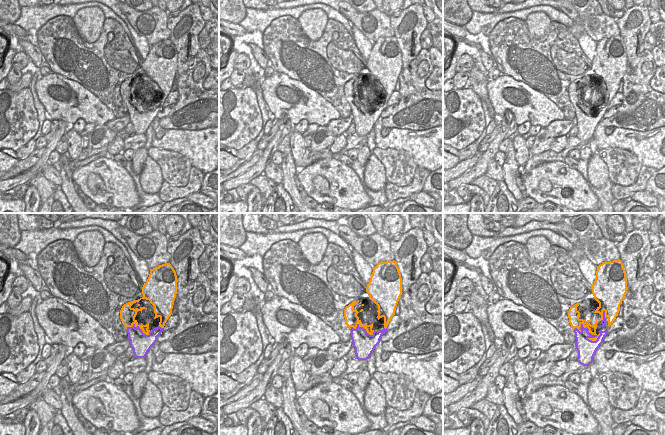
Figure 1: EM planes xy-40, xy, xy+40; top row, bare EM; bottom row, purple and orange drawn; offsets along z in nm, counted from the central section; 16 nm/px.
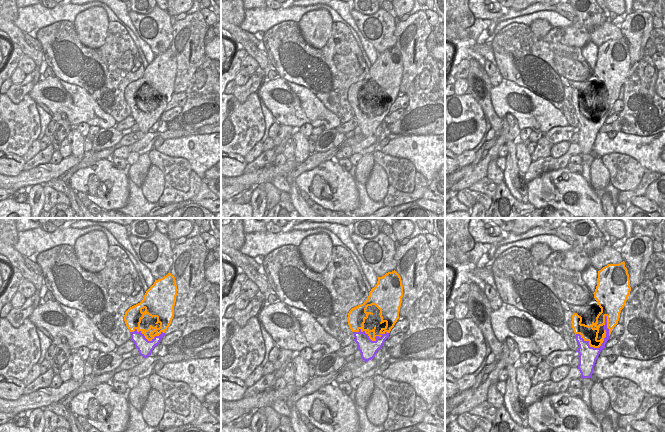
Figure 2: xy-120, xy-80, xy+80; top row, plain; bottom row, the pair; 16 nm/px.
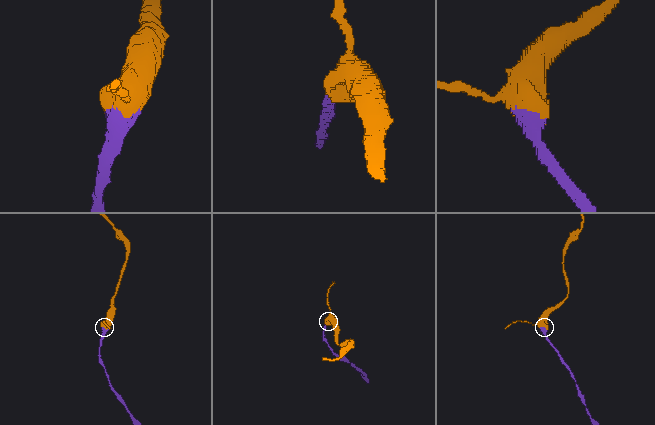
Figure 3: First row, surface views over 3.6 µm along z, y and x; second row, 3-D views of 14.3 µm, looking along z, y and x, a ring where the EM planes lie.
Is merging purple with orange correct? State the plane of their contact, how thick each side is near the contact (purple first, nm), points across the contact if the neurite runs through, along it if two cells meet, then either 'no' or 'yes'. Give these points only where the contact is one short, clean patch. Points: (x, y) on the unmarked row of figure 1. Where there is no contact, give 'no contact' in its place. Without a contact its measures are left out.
contact in xy+40; calibres 240 and 180 nm; yes

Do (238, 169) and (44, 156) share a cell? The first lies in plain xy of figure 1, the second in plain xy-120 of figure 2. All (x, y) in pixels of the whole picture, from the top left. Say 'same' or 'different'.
same

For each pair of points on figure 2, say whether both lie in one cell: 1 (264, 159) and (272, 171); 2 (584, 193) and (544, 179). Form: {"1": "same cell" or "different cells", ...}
{"1": "different cells", "2": "same cell"}

